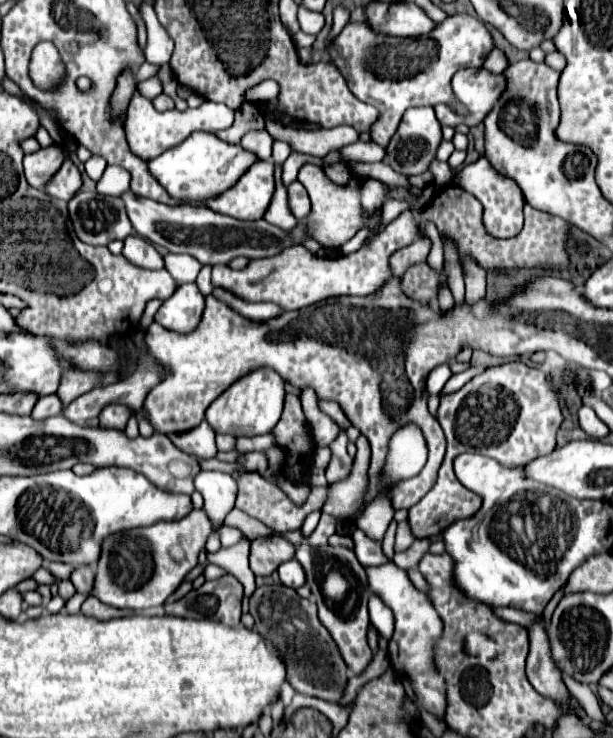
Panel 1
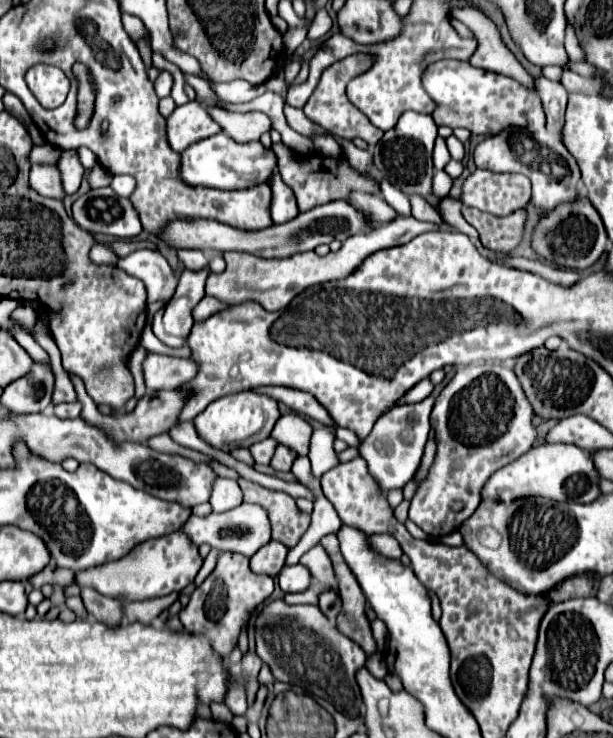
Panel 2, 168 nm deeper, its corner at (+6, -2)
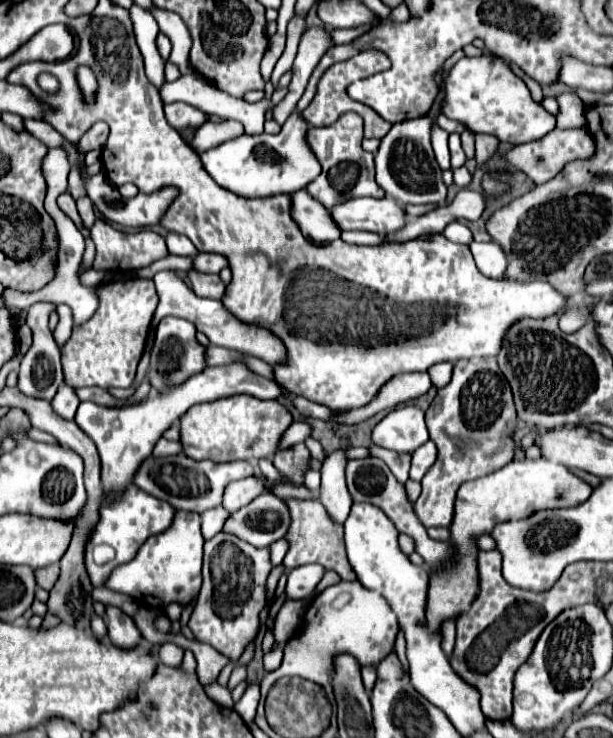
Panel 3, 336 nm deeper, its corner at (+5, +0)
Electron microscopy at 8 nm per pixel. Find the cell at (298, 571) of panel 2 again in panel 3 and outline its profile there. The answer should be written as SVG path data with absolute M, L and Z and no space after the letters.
M301 565L297 569L289 571L289 579L287 579L287 597L291 599L305 599L313 593L315 585L321 581L323 577L323 567L317 565Z

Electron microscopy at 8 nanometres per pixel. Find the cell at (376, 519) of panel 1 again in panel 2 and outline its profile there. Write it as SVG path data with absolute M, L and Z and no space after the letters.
M428 397L414 405L400 405L386 411L370 431L370 435L360 443L360 455L368 461L370 473L378 479L384 493L392 487L404 487L416 473L420 459L424 455L424 445L430 433L430 411L434 397Z

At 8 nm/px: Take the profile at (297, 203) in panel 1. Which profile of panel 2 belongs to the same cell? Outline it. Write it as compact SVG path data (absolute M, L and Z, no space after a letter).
M282 141L272 145L276 157L278 157L278 169L282 179L286 181L288 187L292 187L298 207L300 211L308 211L314 209L316 205L324 205L330 201L338 201L342 197L346 197L352 191L362 191L362 193L370 193L370 195L378 195L380 193L380 185L376 181L376 177L372 173L360 173L356 171L346 155L342 153L340 157L322 157L320 153L310 153L310 155L300 155L294 149L286 147Z

